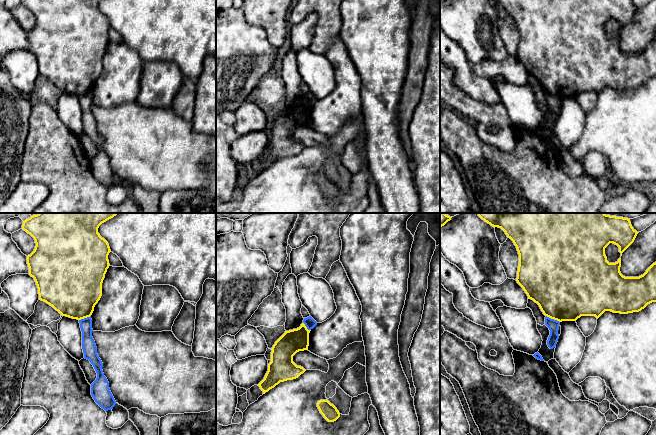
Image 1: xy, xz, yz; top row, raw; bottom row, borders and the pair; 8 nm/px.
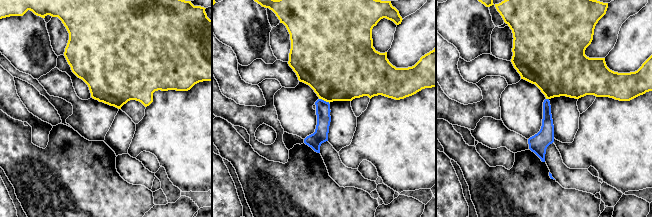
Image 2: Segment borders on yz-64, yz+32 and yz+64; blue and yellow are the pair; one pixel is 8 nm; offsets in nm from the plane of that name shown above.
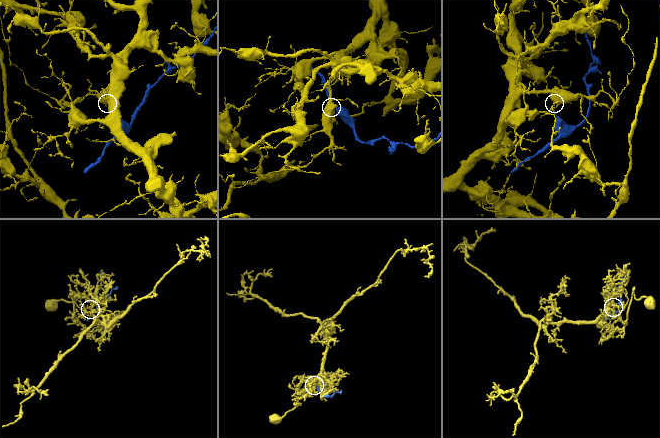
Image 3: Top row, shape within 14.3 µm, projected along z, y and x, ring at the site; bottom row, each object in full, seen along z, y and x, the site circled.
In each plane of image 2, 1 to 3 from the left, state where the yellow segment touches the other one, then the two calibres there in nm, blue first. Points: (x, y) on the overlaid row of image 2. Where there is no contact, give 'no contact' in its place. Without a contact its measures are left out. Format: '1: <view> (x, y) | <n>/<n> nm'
1: no contact
2: yz+32 (323, 100) | 110/460 nm
3: yz+64 (547, 99) | 110/420 nm

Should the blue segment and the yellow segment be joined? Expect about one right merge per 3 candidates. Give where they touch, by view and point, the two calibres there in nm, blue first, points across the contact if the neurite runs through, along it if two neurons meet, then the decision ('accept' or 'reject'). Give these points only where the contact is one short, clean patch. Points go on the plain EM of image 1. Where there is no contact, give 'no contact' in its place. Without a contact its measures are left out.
meets blue in yz at (553, 95); 90 nm thick on the blue side, 480 nm on the other; border along yz (546, 91), (559, 98); reject

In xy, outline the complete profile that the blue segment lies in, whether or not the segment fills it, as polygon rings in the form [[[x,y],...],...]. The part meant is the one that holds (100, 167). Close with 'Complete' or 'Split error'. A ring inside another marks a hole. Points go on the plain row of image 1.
[[[91,92],[79,96],[82,107],[82,125],[84,134],[93,141],[97,154],[91,160],[91,171],[95,178],[105,187],[113,185],[116,177],[110,167],[109,158],[104,152],[103,139],[97,130],[97,123],[92,113],[92,95]]]. Complete

